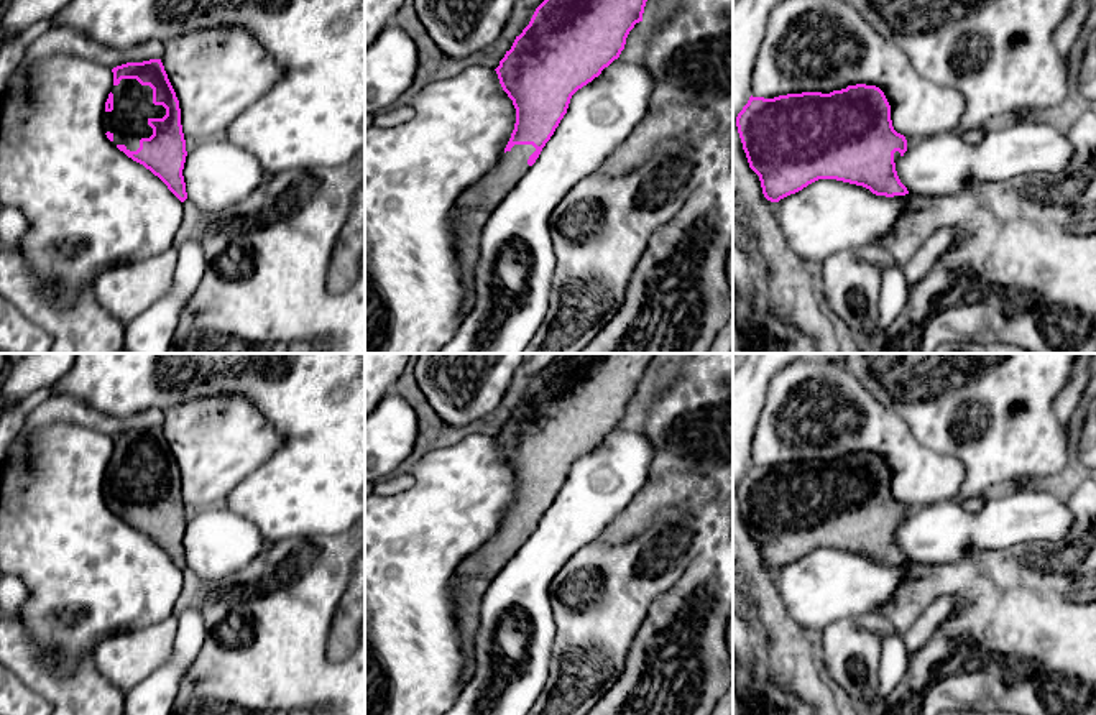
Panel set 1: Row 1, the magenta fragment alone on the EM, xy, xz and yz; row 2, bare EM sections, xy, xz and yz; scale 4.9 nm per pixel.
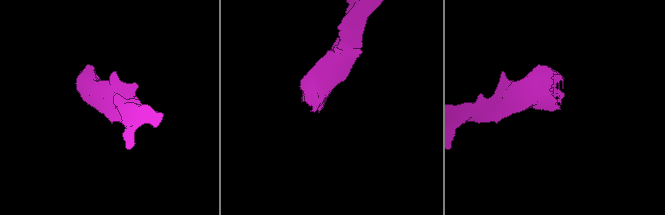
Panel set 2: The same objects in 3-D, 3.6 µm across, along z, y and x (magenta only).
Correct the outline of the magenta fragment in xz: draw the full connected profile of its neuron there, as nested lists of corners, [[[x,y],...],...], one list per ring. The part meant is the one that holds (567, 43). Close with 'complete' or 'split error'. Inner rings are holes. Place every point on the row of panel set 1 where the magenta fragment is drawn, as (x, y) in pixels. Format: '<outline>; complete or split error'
[[[544,0],[529,25],[516,36],[495,69],[516,108],[516,123],[504,153],[475,186],[465,189],[454,207],[455,250],[463,270],[463,317],[475,299],[475,268],[480,235],[490,214],[536,163],[542,148],[567,113],[572,95],[619,58],[626,38],[642,21],[647,0]]]; split error

